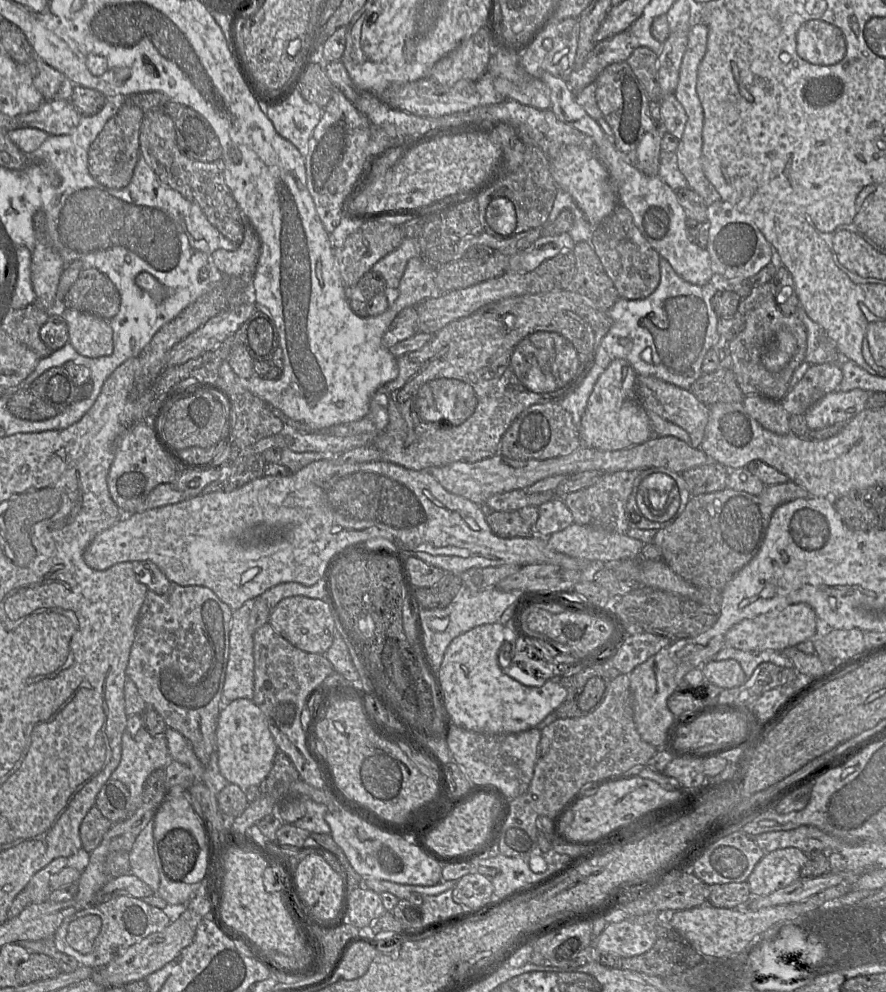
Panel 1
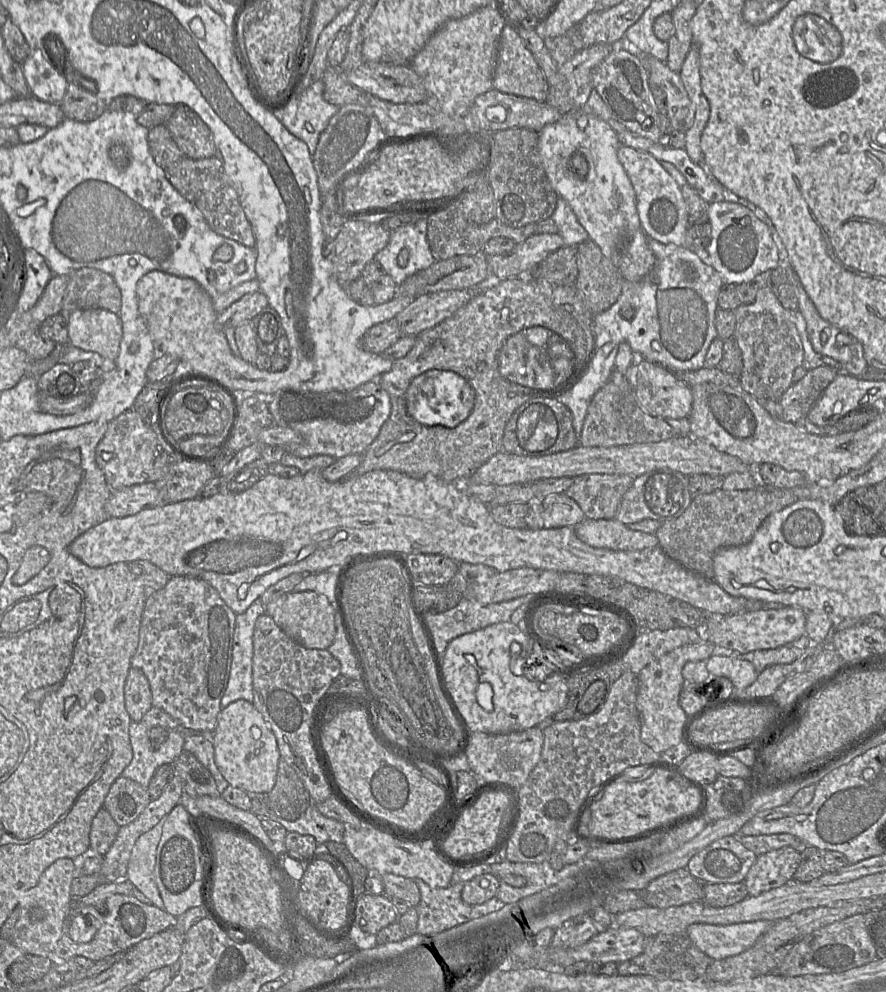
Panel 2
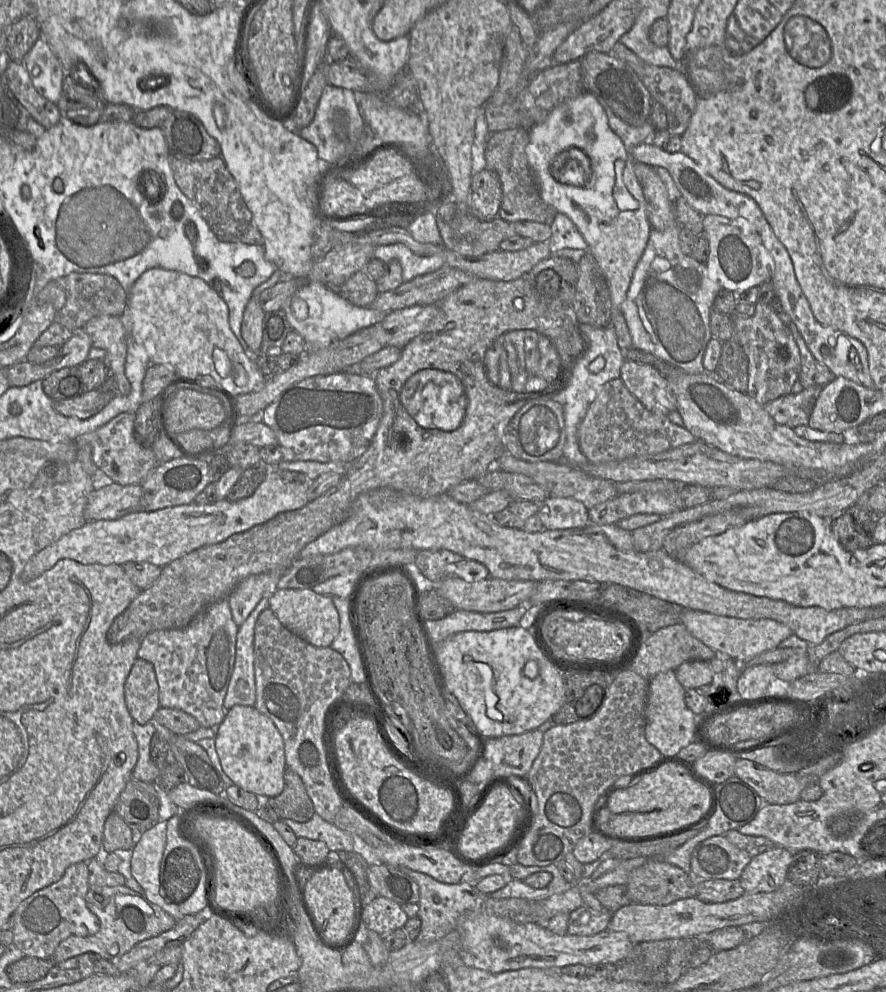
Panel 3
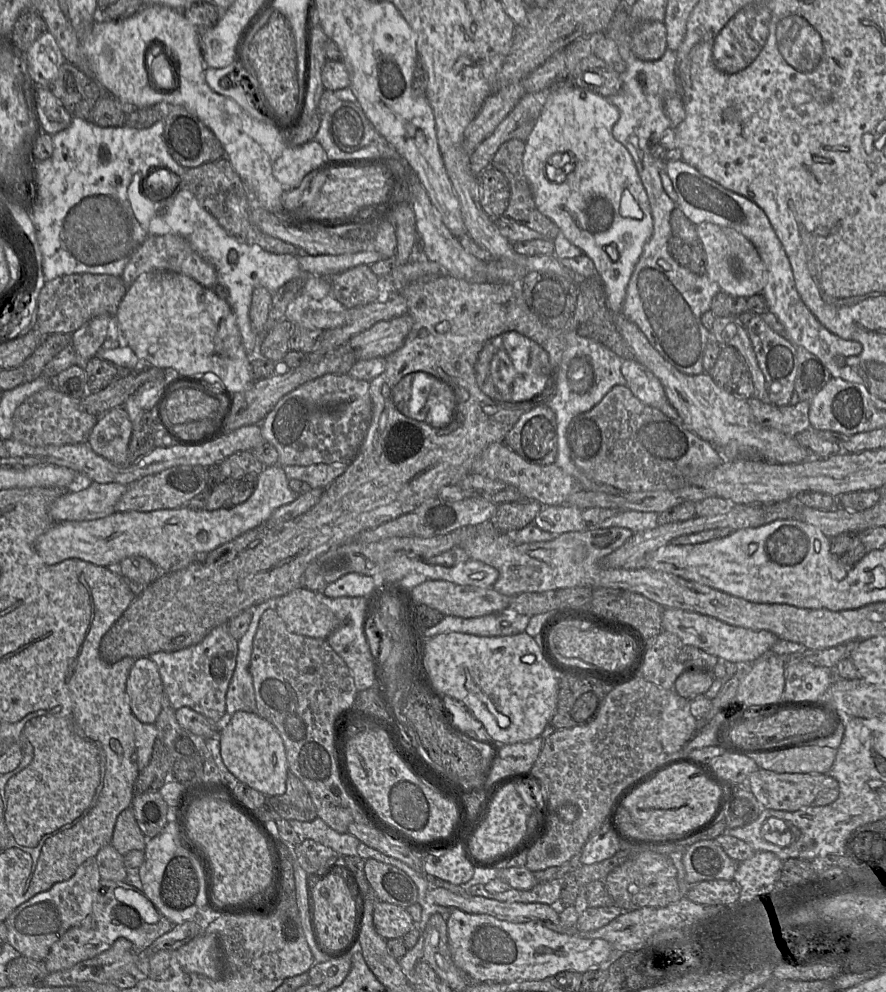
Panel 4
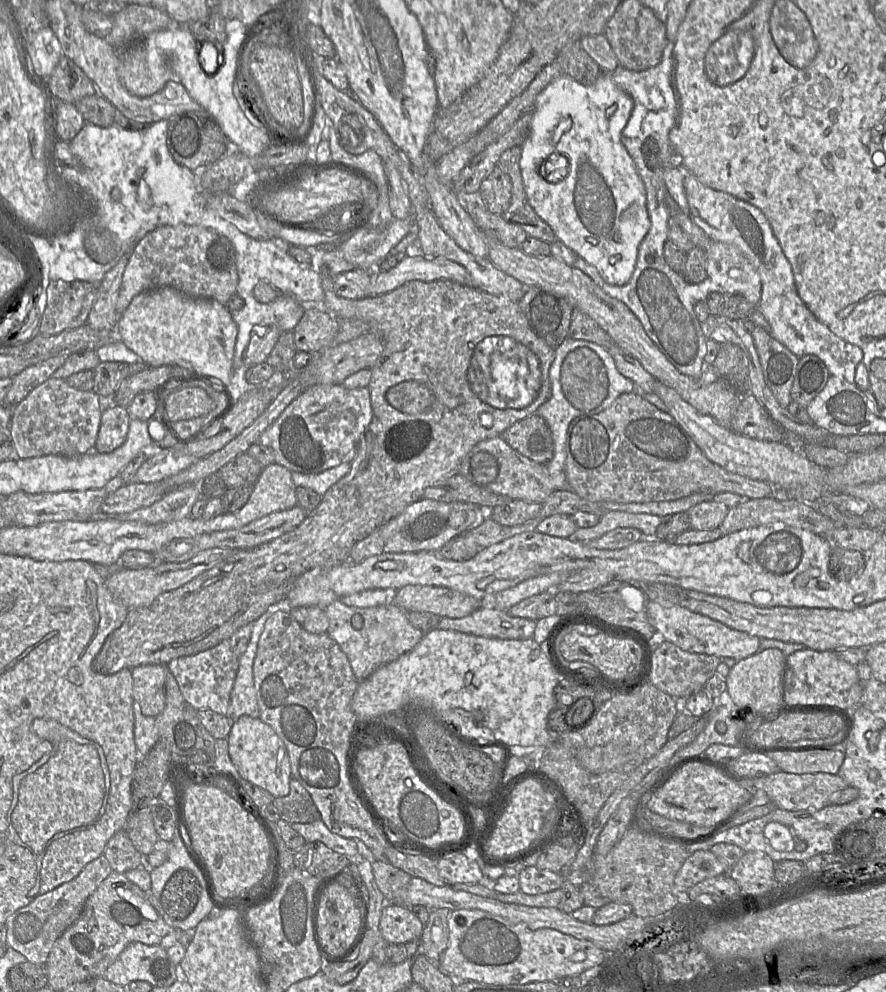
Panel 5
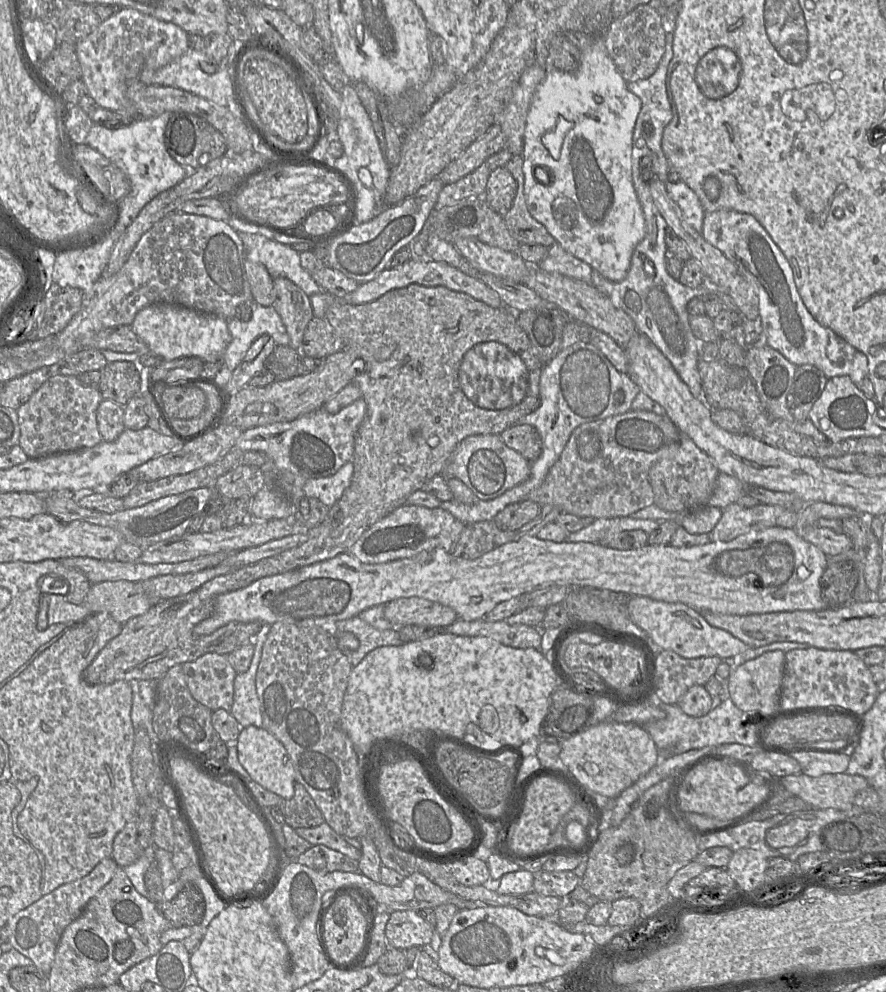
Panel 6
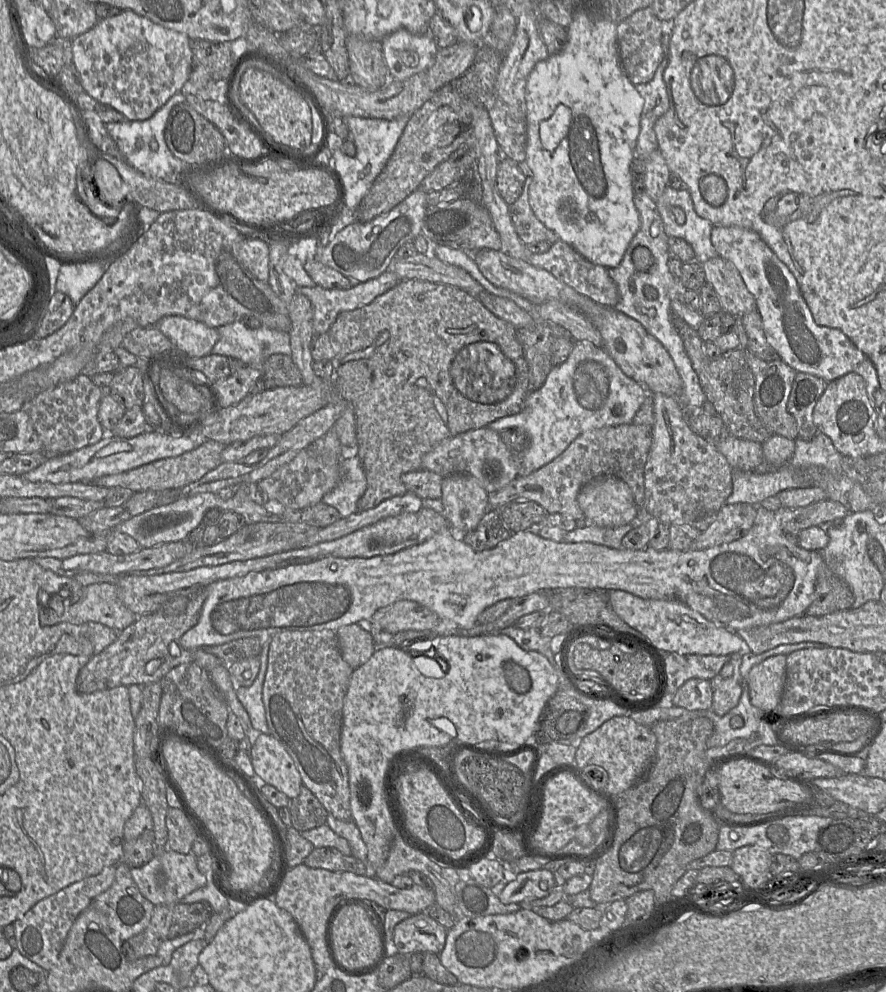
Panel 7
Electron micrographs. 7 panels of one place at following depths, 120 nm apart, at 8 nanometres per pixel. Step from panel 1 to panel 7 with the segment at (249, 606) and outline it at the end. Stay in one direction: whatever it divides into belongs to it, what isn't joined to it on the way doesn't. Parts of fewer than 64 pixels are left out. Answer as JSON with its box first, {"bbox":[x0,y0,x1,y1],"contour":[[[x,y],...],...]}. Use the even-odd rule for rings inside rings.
{"bbox":[236,636,271,734],"contour":[[[271,636],[258,637],[262,646],[260,658],[260,668],[255,681],[249,687],[236,686],[236,695],[243,707],[247,711],[251,724],[254,729],[261,733],[269,734],[269,728],[265,716],[263,704],[263,684],[267,672],[268,652],[270,647]]]}

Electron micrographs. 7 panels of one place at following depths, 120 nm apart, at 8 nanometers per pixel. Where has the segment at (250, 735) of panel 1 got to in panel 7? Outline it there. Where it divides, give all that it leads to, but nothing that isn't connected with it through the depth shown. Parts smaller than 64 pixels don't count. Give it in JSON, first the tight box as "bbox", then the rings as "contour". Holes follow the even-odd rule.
{"bbox":[250,733,302,797],"contour":[[[261,733],[250,750],[250,759],[257,776],[256,782],[265,782],[287,795],[298,797],[302,779],[291,756],[283,745],[270,734]]]}

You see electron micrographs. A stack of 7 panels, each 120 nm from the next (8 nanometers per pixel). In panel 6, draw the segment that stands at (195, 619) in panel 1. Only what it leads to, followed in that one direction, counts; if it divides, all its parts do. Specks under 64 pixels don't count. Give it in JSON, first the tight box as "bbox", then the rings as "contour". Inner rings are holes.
{"bbox":[182,653,237,711],"contour":[[[207,653],[192,662],[182,664],[187,687],[193,698],[212,711],[230,711],[233,705],[234,680],[237,675],[228,655]]]}

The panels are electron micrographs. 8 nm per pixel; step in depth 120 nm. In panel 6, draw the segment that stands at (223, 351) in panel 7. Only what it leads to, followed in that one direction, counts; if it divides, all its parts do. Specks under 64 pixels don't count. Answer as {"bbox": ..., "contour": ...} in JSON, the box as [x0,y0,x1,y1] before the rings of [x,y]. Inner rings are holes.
{"bbox":[221,299,290,380],"contour":[[[254,299],[250,301],[252,317],[248,321],[228,318],[227,325],[232,339],[222,357],[221,380],[245,358],[252,343],[262,335],[269,335],[278,346],[290,344],[290,337],[281,320],[280,315],[271,306],[262,306]]]}

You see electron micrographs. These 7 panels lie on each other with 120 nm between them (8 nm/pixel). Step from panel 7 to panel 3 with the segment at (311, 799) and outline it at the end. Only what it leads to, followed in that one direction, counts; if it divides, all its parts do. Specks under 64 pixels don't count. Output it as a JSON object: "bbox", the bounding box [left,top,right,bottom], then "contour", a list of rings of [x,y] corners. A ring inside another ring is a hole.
{"bbox":[268,768,314,822],"contour":[[[290,768],[284,771],[284,789],[275,797],[269,797],[268,803],[280,819],[294,822],[308,822],[314,815],[314,807],[301,778]]]}

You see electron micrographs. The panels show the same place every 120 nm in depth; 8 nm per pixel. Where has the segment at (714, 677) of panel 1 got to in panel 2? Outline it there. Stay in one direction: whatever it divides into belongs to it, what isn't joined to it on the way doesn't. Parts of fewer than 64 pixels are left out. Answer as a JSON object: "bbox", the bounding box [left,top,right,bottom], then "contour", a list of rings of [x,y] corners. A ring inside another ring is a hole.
{"bbox":[706,656,758,689],"contour":[[[711,656],[706,667],[712,677],[728,678],[736,689],[744,689],[758,677],[754,665],[736,657]]]}

